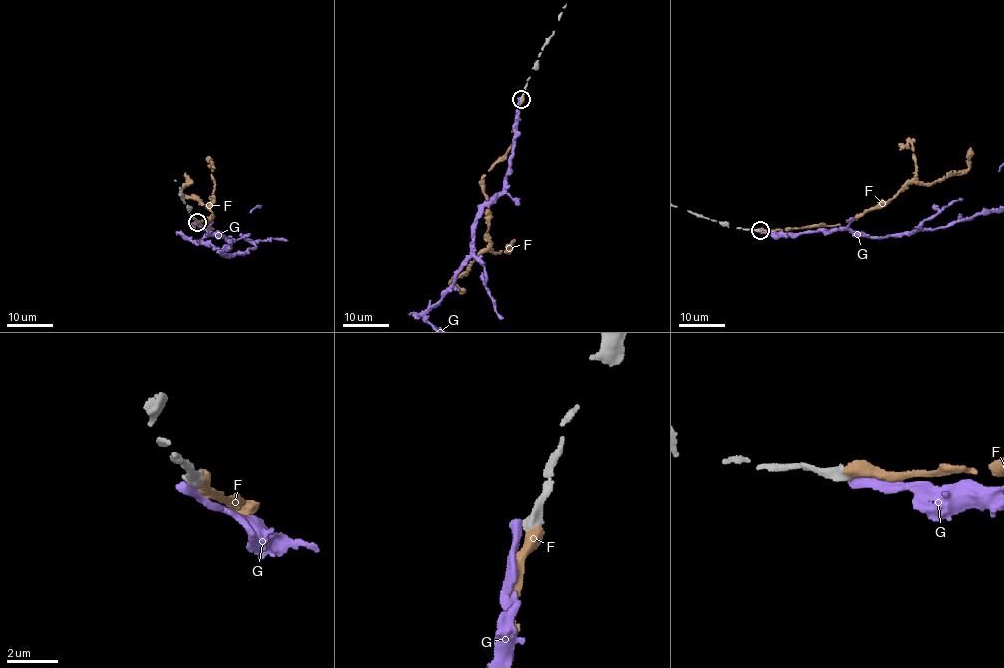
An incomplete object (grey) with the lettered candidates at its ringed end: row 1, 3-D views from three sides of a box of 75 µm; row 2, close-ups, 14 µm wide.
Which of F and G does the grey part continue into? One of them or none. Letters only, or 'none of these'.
F

